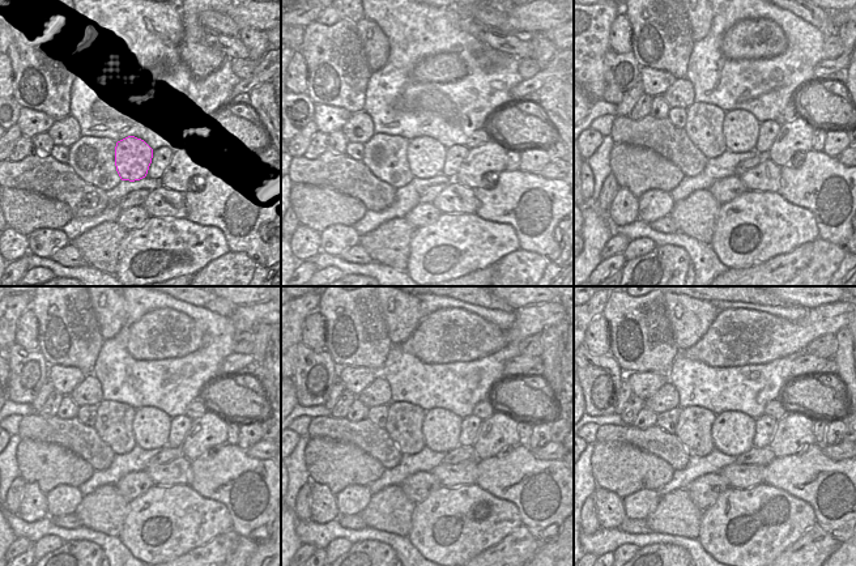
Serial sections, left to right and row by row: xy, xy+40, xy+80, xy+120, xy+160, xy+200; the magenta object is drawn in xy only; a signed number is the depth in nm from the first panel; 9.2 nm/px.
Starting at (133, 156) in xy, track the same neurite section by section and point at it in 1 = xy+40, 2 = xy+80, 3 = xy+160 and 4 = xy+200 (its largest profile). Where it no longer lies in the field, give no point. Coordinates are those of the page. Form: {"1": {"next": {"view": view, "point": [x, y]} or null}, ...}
{"1": {"next": {"view": "xy+40", "point": [426, 156]}}, "2": {"next": {"view": "xy+80", "point": [740, 130]}}, "3": {"next": {"view": "xy+160", "point": [442, 429]}}, "4": {"next": {"view": "xy+200", "point": [733, 432]}}}

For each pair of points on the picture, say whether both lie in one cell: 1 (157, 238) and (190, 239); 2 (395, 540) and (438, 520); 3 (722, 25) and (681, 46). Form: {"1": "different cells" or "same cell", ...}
{"1": "same cell", "2": "different cells", "3": "different cells"}

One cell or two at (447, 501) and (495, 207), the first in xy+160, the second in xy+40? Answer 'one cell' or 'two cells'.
two cells

